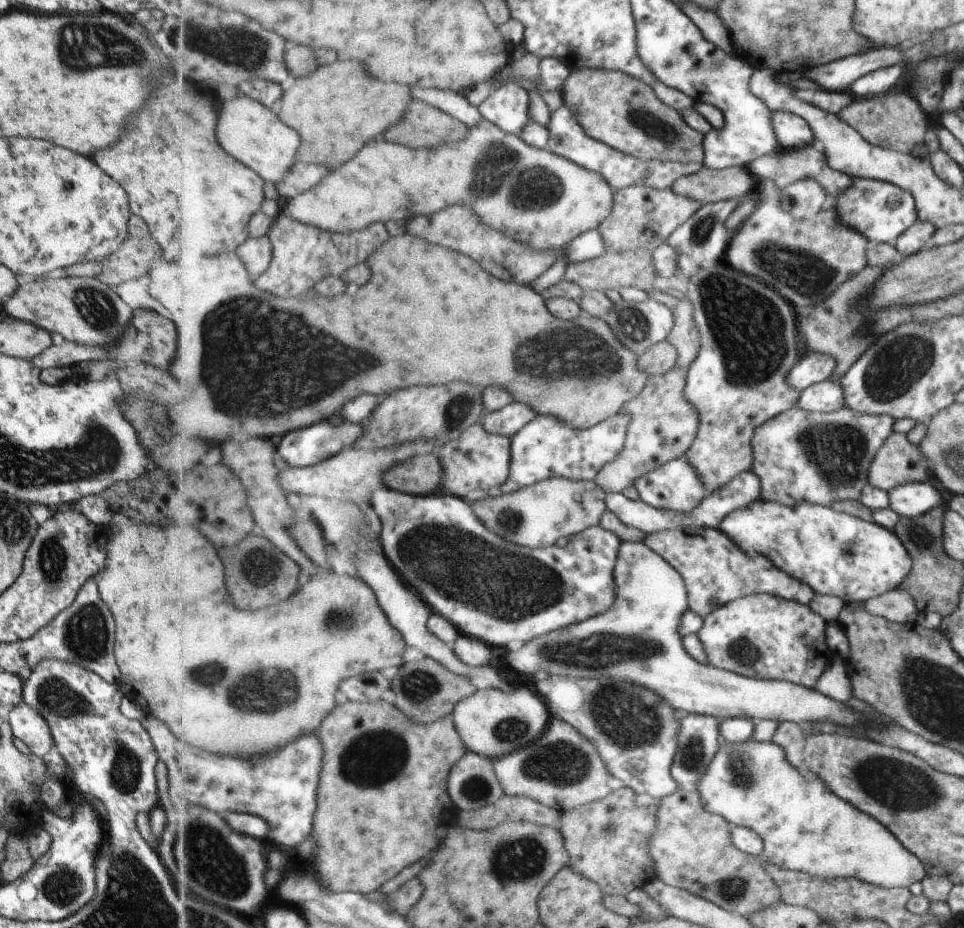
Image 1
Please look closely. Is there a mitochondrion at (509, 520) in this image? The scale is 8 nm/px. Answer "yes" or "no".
yes

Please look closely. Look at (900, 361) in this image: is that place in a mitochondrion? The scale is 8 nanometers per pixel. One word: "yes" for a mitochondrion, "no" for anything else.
yes

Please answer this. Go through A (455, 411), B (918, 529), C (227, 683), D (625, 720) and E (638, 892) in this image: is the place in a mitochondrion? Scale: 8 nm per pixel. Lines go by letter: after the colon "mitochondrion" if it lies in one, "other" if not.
A: mitochondrion
B: mitochondrion
C: mitochondrion
D: mitochondrion
E: other

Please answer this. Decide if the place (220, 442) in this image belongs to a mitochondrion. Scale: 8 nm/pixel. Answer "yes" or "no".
no

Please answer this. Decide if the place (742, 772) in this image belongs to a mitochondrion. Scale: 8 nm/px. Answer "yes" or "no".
yes

